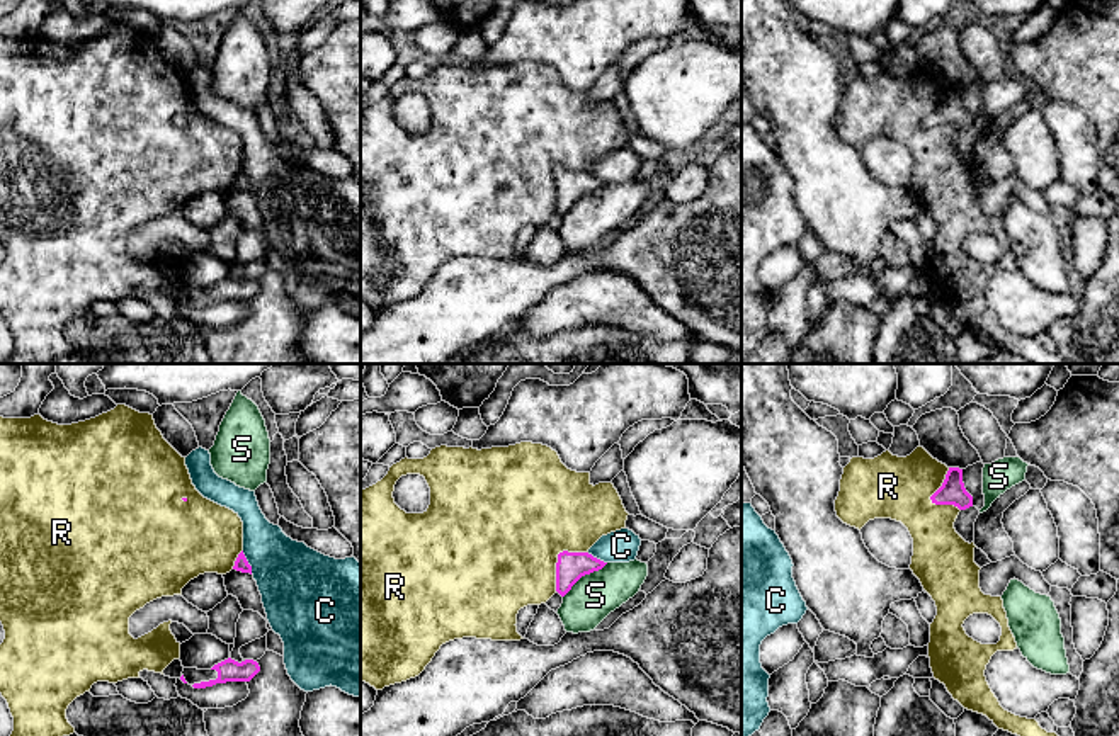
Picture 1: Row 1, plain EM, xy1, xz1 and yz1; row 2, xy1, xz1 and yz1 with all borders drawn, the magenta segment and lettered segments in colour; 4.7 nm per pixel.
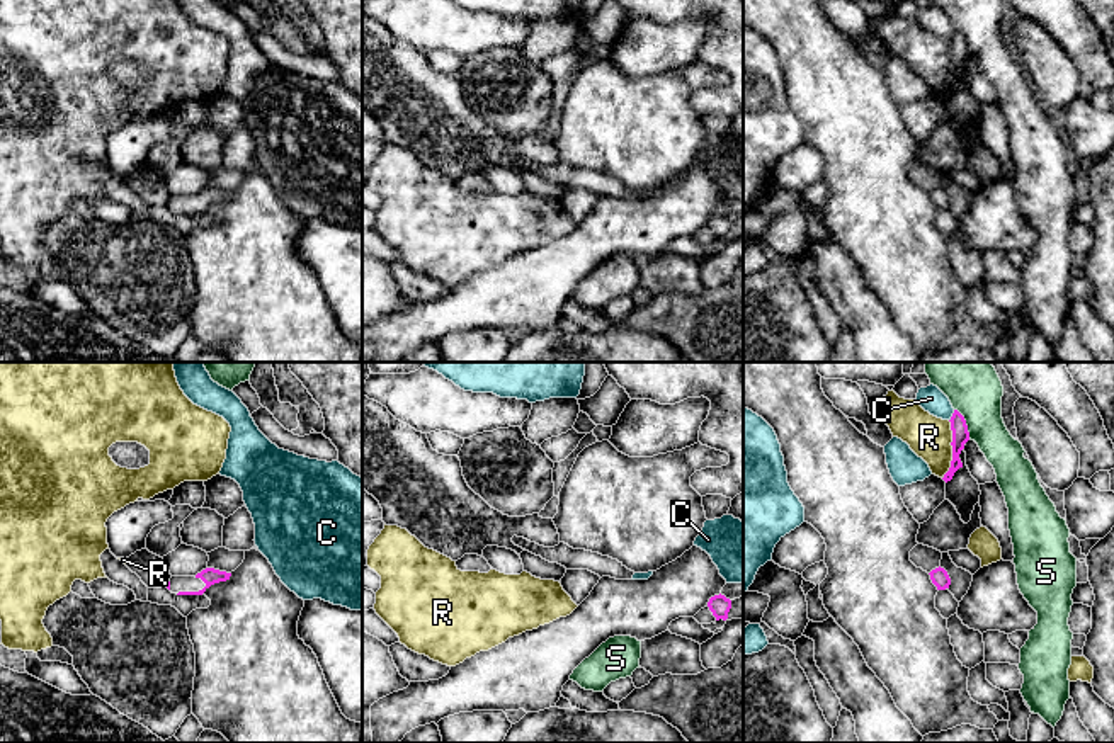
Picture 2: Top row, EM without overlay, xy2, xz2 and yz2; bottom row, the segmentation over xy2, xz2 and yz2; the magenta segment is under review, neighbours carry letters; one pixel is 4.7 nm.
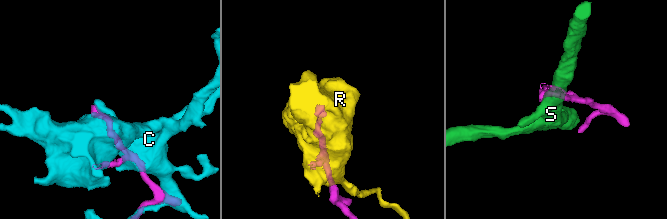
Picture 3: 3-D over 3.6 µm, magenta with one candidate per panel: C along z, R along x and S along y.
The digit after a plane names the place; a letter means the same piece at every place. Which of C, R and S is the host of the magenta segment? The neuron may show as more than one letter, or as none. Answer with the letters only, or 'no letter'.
no letter

